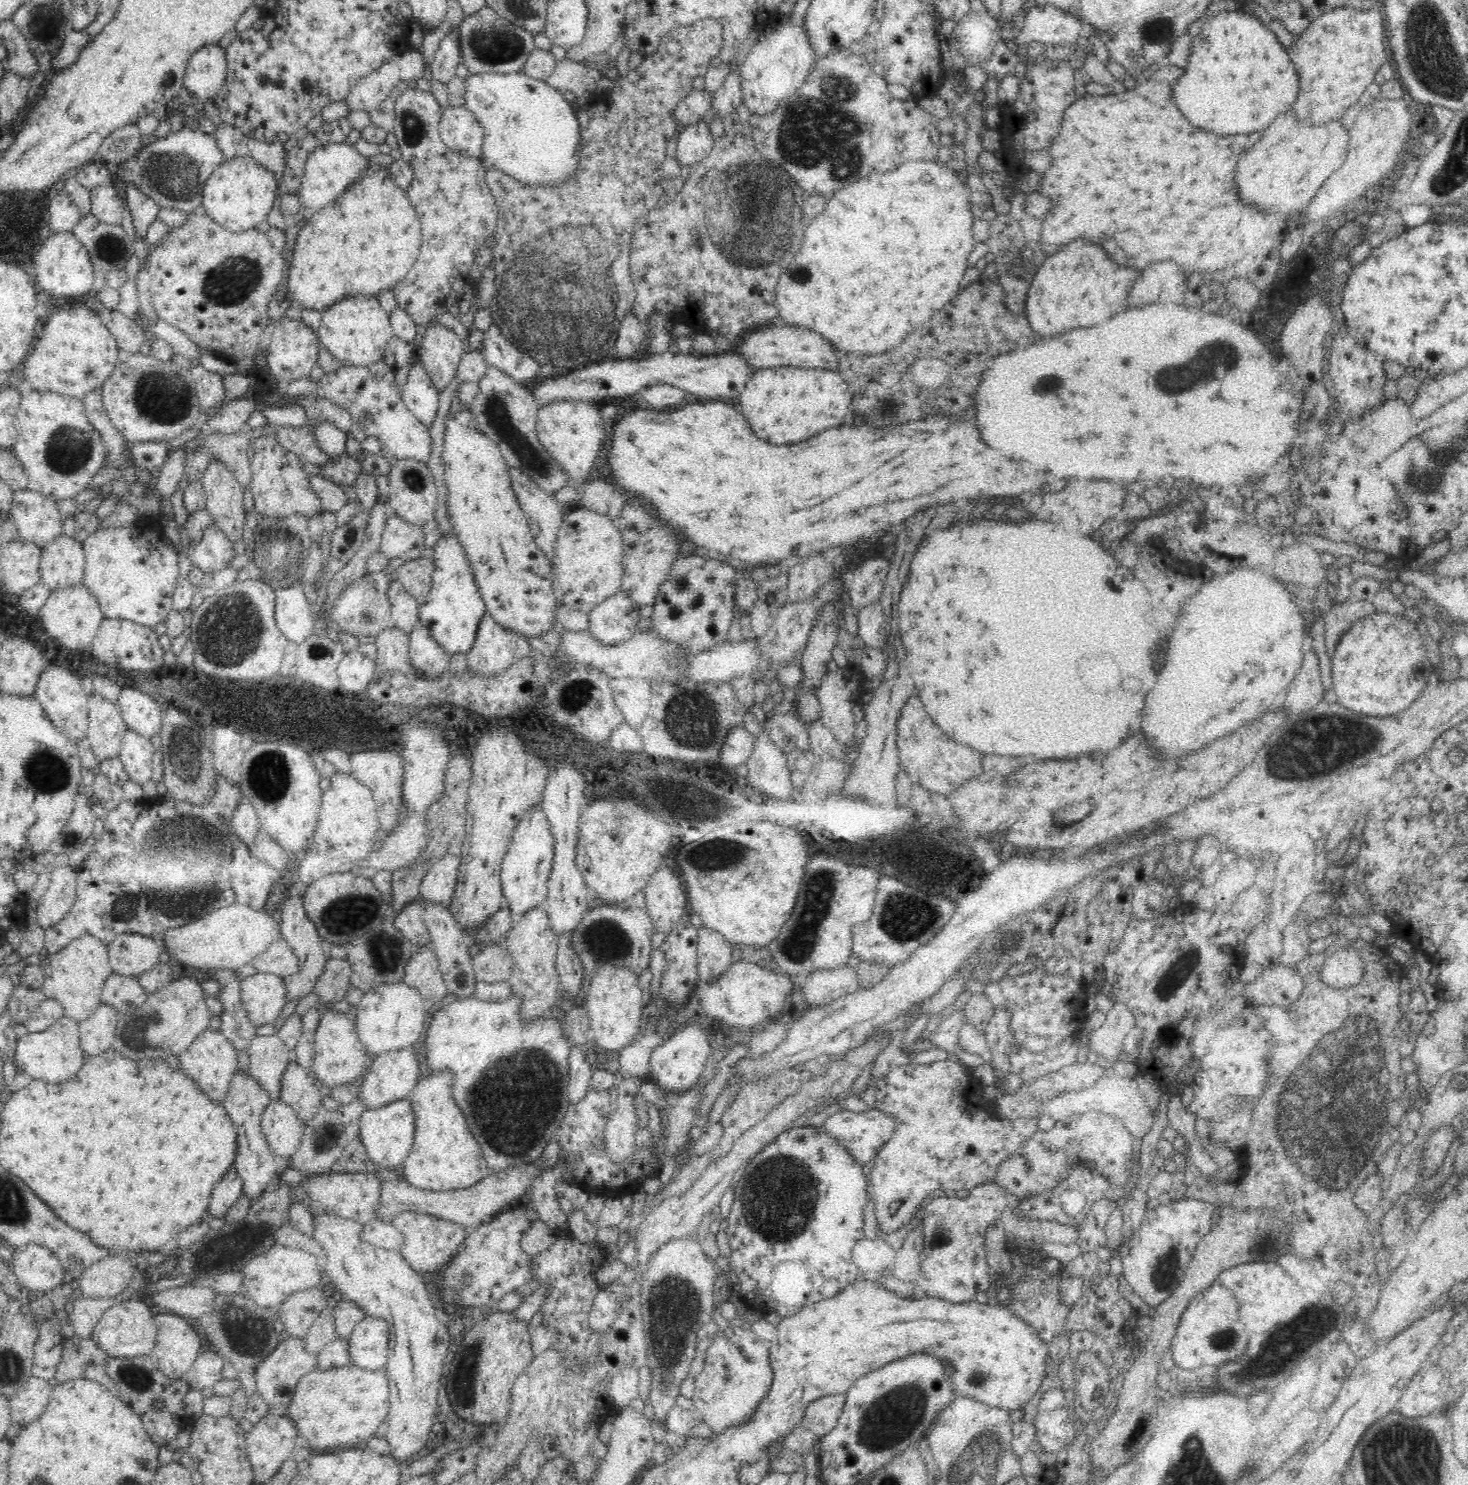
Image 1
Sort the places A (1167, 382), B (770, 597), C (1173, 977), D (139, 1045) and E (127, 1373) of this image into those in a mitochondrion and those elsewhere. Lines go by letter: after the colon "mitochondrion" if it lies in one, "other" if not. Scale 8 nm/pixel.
A: mitochondrion
B: other
C: mitochondrion
D: other
E: mitochondrion

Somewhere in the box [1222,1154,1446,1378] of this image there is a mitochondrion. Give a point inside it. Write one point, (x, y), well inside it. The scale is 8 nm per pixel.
(1293, 1340)

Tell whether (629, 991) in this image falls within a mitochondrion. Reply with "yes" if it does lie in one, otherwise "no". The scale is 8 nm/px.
no

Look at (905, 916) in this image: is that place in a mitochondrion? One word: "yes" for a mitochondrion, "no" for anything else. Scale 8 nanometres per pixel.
yes

